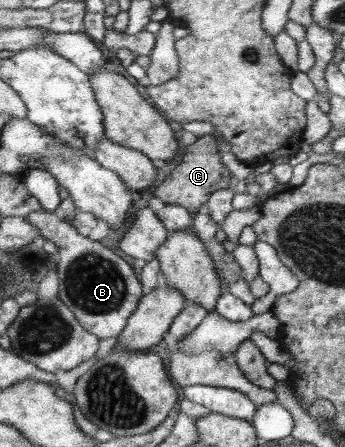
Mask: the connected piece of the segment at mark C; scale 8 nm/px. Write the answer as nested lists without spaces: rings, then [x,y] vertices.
[[[205,135],[197,137],[197,140],[188,145],[183,154],[183,162],[172,169],[163,183],[157,186],[153,196],[159,198],[164,204],[179,205],[187,212],[194,212],[207,204],[209,197],[221,190],[228,189],[232,173],[221,163],[221,156],[218,152],[218,143],[214,136]]]

